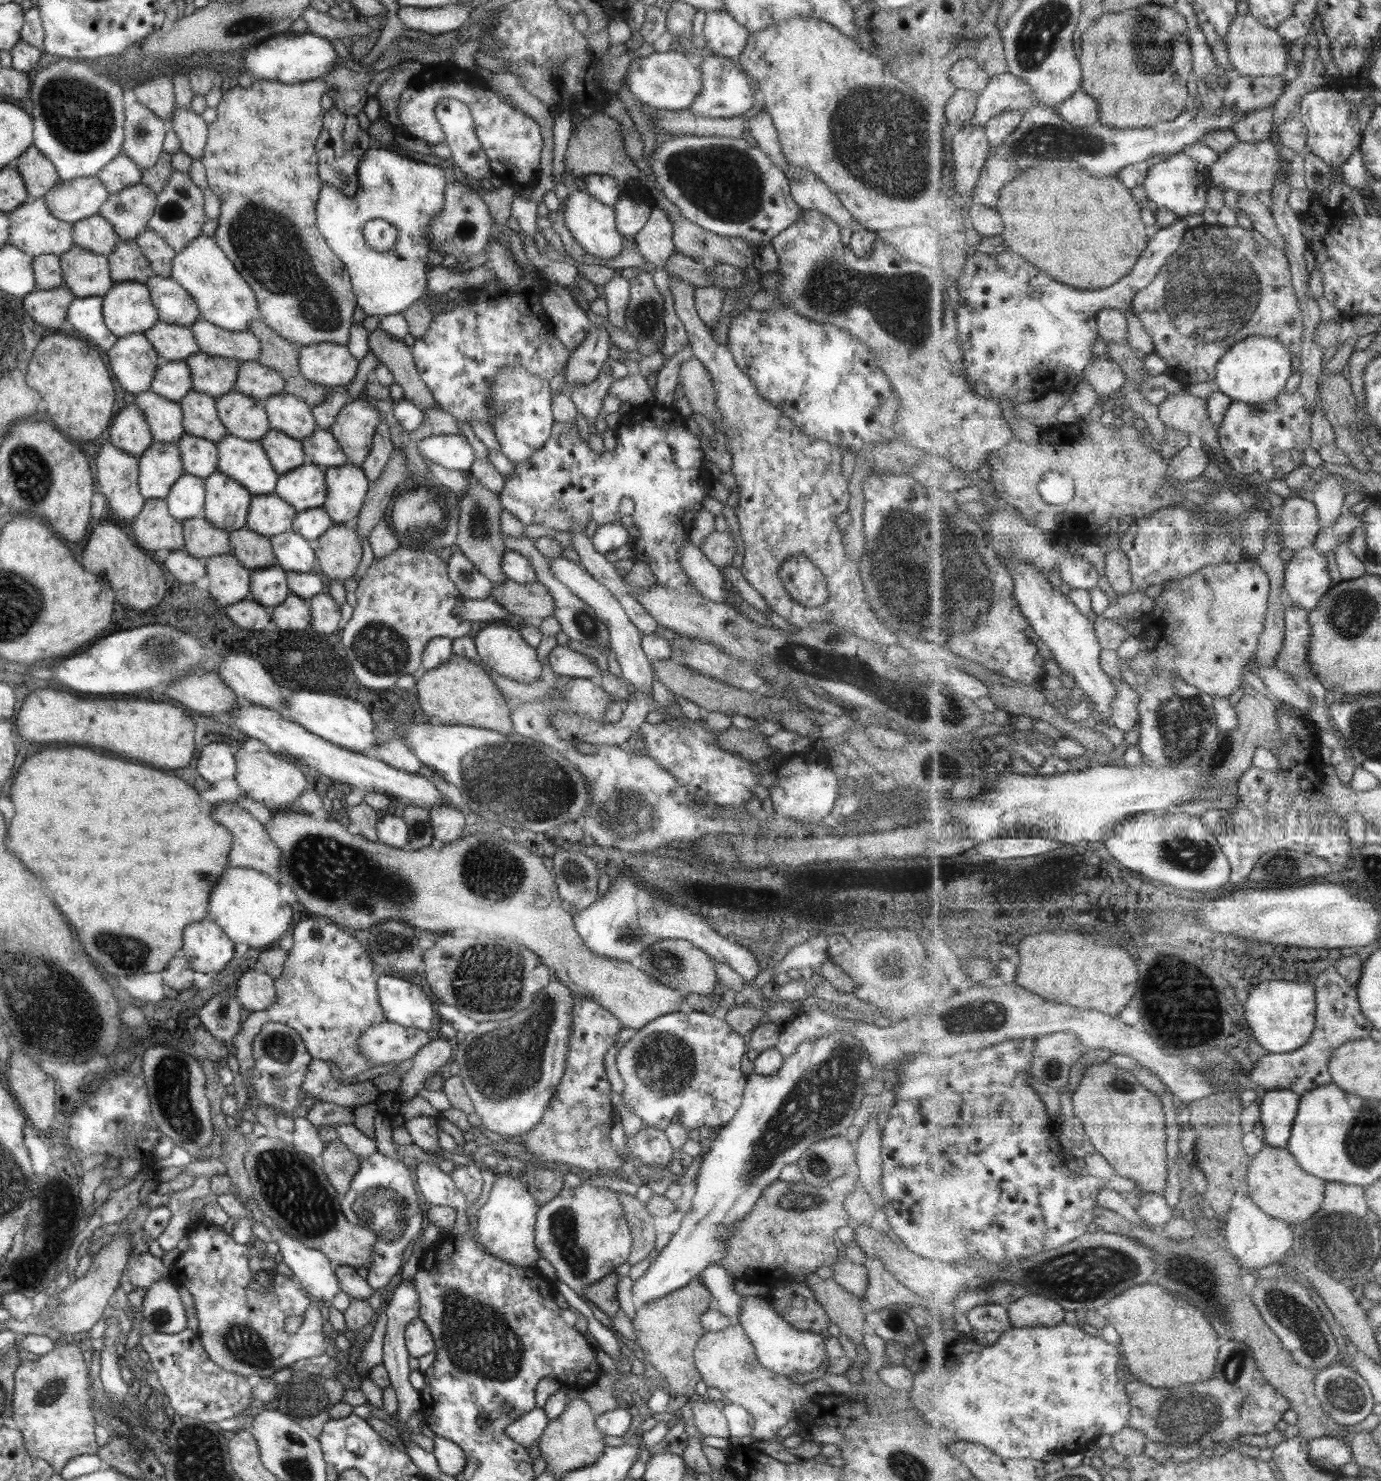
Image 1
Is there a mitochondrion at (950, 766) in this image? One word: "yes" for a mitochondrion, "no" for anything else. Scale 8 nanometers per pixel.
no

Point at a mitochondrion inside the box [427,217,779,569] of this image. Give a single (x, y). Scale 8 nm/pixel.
(645, 315)

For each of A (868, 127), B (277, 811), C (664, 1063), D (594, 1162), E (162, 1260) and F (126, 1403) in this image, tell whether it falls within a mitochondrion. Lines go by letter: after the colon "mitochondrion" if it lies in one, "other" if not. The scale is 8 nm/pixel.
A: mitochondrion
B: other
C: mitochondrion
D: other
E: other
F: other

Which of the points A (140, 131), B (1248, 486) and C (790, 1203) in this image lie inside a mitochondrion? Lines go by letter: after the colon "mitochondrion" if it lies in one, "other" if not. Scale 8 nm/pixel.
A: mitochondrion
B: other
C: mitochondrion

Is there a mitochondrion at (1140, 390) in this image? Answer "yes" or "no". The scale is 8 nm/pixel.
no

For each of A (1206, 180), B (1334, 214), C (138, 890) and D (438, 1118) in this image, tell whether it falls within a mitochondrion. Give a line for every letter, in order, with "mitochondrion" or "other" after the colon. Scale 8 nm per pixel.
A: other
B: other
C: other
D: other

